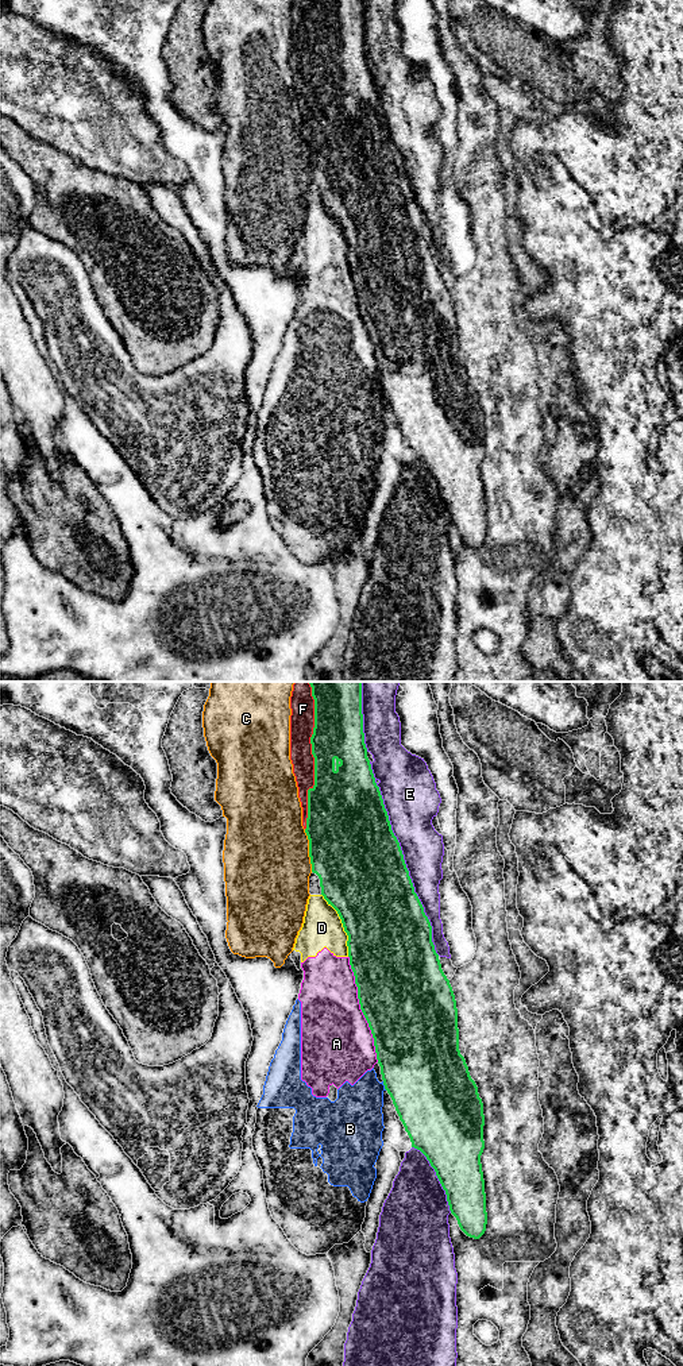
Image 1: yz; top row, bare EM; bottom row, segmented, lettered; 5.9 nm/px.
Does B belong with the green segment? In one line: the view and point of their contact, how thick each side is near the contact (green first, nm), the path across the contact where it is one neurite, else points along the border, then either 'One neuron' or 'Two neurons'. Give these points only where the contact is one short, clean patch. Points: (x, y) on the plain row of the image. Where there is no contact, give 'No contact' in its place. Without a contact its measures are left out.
Touches green at yz (384, 393). Thickness 500 nm (green) against 300 nm. Boundary: yz (382, 390), (386, 398). Two neurons

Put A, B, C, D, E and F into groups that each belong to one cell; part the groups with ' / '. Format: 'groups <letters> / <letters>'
groups A B D / C / E / F

